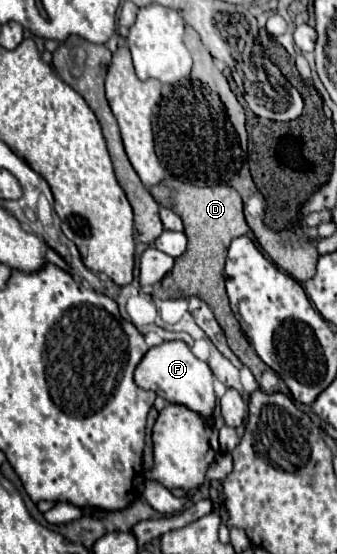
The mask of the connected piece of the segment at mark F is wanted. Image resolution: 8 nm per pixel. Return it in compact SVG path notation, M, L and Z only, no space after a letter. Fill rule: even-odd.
M163 341L161 345L151 347L135 369L135 383L141 389L151 389L169 403L187 405L193 411L199 411L203 417L211 417L215 407L213 393L213 373L209 365L197 359L185 341Z

